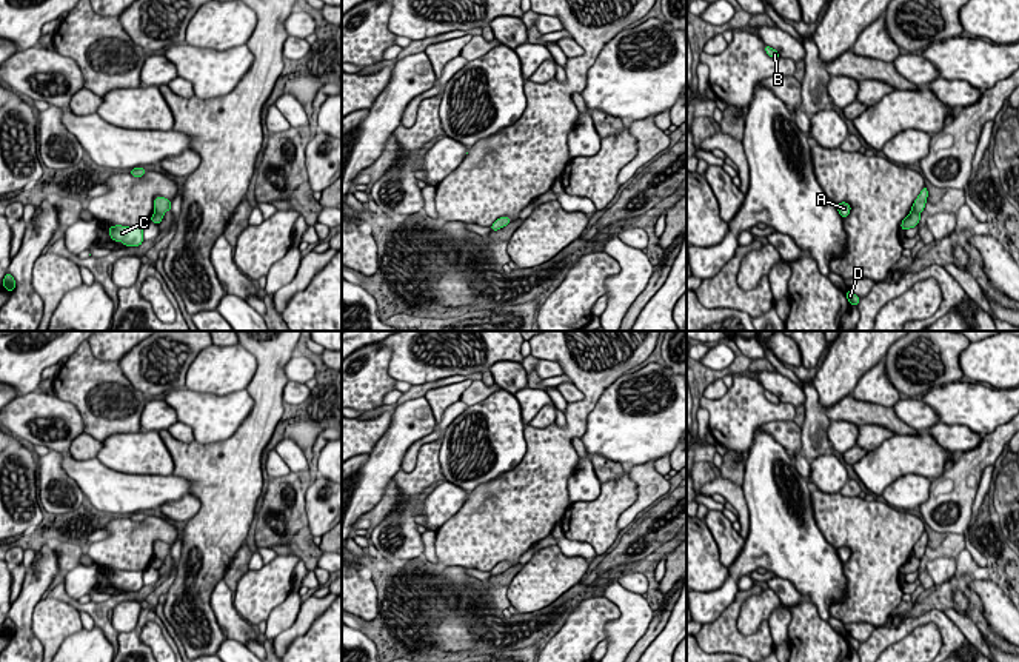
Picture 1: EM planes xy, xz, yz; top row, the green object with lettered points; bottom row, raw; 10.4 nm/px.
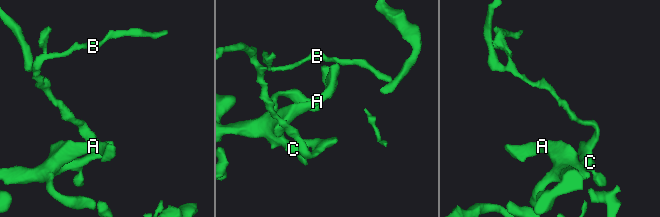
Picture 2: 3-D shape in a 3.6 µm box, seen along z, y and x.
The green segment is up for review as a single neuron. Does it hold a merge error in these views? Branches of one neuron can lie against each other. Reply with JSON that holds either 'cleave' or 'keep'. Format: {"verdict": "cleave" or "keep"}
{"verdict": "cleave"}

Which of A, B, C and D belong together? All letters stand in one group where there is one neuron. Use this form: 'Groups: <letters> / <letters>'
Groups: A C D / B

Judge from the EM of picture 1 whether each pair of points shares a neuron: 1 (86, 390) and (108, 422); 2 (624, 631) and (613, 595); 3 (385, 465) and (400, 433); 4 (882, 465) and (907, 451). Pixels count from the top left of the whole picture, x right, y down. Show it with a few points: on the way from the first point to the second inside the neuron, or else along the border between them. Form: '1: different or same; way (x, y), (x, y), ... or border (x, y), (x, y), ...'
1: same; way (96, 397), (99, 417)
2: same; way (625, 622), (625, 607), (622, 604)
3: same; way (385, 458), (396, 441)
4: same; way (888, 461), (901, 454)

